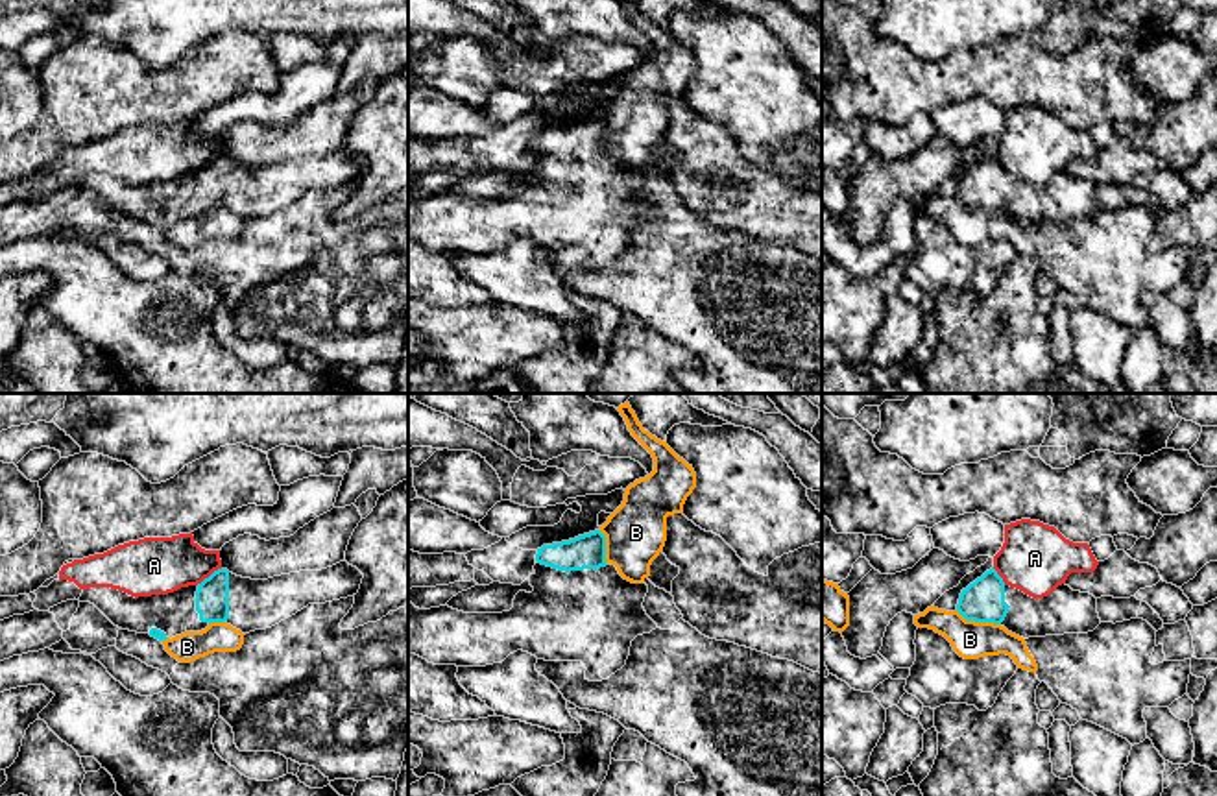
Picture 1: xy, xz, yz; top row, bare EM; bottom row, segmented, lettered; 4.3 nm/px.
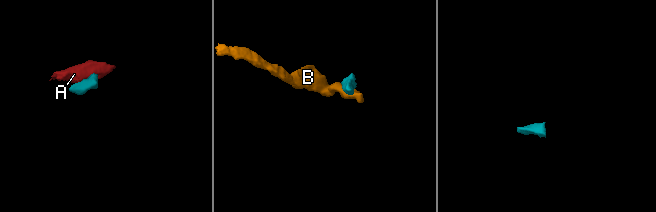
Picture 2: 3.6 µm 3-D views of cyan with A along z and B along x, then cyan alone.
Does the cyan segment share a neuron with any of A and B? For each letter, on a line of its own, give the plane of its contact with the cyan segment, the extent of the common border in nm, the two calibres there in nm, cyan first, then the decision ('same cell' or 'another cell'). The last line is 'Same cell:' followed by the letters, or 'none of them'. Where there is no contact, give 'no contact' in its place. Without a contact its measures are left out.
A: contact in xy; length 130 nm; calibres 140 and 260 nm; another cell
B: contact in yz; length 220 nm; calibres 190 and 170 nm; another cell
Same cell: none of them

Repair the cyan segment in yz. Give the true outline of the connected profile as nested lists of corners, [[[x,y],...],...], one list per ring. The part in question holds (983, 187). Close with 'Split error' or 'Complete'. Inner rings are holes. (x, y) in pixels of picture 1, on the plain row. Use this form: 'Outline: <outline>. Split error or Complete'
Outline: [[[994,153],[962,175],[957,198],[966,207],[1001,211],[1023,225],[1088,220],[1101,211],[1097,185],[1093,181],[1073,177],[1069,172],[1062,170],[1051,181],[1043,185],[1032,185],[1023,177],[1006,172]]]. Split error

